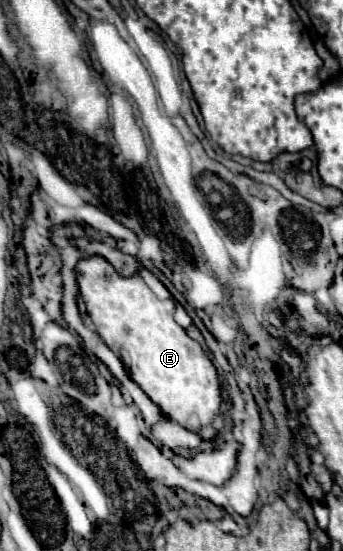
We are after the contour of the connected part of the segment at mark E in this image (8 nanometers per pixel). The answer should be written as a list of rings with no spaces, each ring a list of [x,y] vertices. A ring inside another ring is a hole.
[[[102,256],[80,260],[76,264],[76,280],[96,332],[124,362],[128,376],[146,396],[190,432],[200,432],[200,426],[210,424],[220,412],[220,380],[202,346],[176,324],[174,302],[160,300],[140,276],[118,276],[114,266]]]

